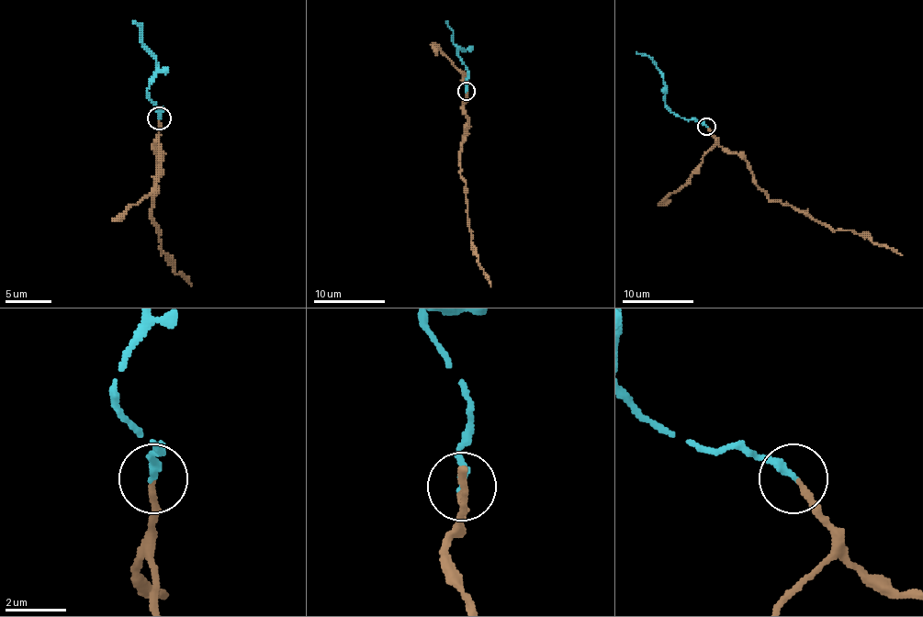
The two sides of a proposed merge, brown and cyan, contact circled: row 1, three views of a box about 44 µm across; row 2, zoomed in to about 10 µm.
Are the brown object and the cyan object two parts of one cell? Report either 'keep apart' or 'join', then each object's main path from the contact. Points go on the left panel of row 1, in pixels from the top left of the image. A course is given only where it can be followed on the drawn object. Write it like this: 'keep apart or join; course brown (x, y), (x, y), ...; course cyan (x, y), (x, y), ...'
join; course brown (158, 118), (156, 146), (161, 158), (156, 172), (151, 220), (158, 228), (168, 263), (191, 286); course cyan (158, 118), (161, 109), (149, 97), (156, 70), (153, 53), (142, 42), (142, 26), (133, 21)

